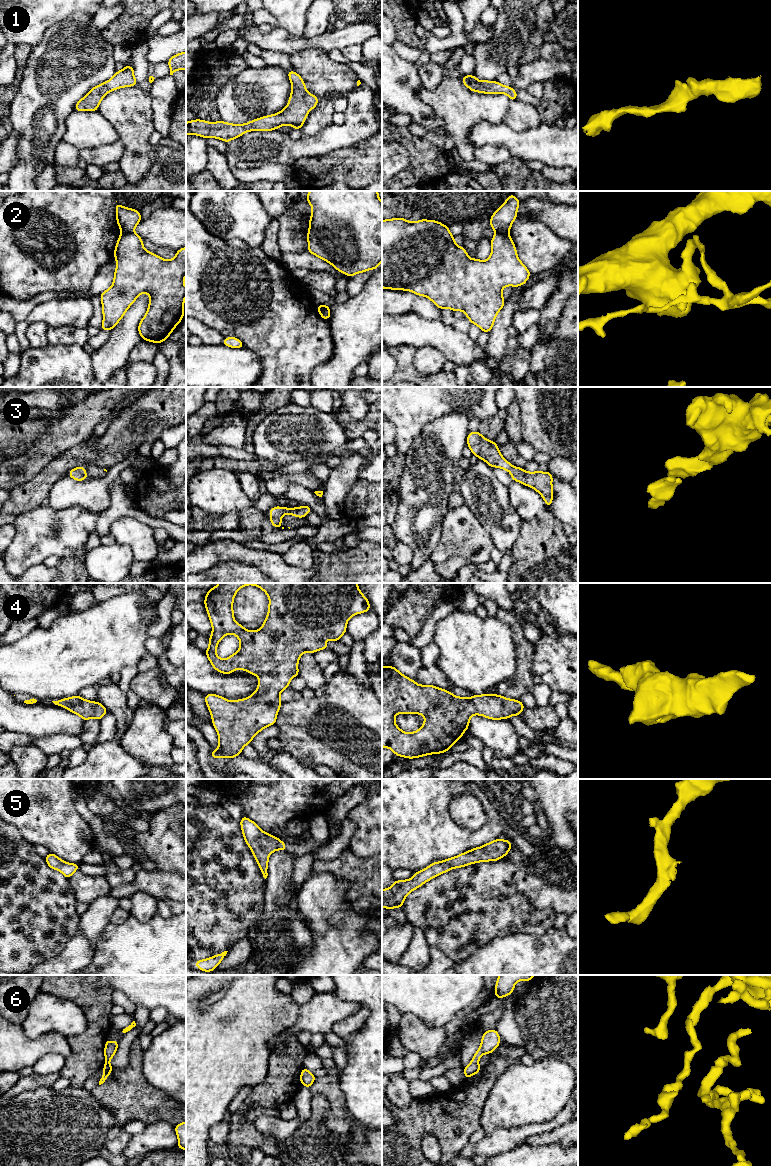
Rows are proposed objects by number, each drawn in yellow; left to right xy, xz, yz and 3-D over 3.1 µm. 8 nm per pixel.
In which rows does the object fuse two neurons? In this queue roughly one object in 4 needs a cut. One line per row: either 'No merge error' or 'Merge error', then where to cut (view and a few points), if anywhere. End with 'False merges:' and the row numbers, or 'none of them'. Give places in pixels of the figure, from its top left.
1: No merge error. No split
2: Merge error. Split along yz (508, 232), (495, 233)
3: No merge error. No split
4: No merge error. No split
5: No merge error. No split
6: No merge error. No split
False merges: 2

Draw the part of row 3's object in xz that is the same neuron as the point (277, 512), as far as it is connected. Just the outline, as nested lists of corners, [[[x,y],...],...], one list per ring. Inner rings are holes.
[[[308,505],[296,507],[296,508],[286,508],[286,507],[276,506],[271,508],[269,511],[269,514],[271,515],[270,522],[274,527],[276,528],[281,527],[282,529],[284,529],[280,519],[285,514],[297,516],[298,518],[304,518],[311,511],[312,510]]]

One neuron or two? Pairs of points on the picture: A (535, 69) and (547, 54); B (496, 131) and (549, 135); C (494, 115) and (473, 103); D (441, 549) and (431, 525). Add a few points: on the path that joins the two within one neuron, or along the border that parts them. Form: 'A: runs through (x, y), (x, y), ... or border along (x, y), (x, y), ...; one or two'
A: border along (540, 57), (546, 60), (567, 60); two
B: runs through (509, 138), (536, 138); one
C: runs through (489, 110), (486, 107), (478, 106); one
D: border along (443, 519), (441, 521), (440, 539), (429, 559); two

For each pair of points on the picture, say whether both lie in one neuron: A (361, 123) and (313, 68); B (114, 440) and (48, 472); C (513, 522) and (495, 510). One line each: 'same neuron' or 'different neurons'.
A: different neurons
B: same neuron
C: same neuron

